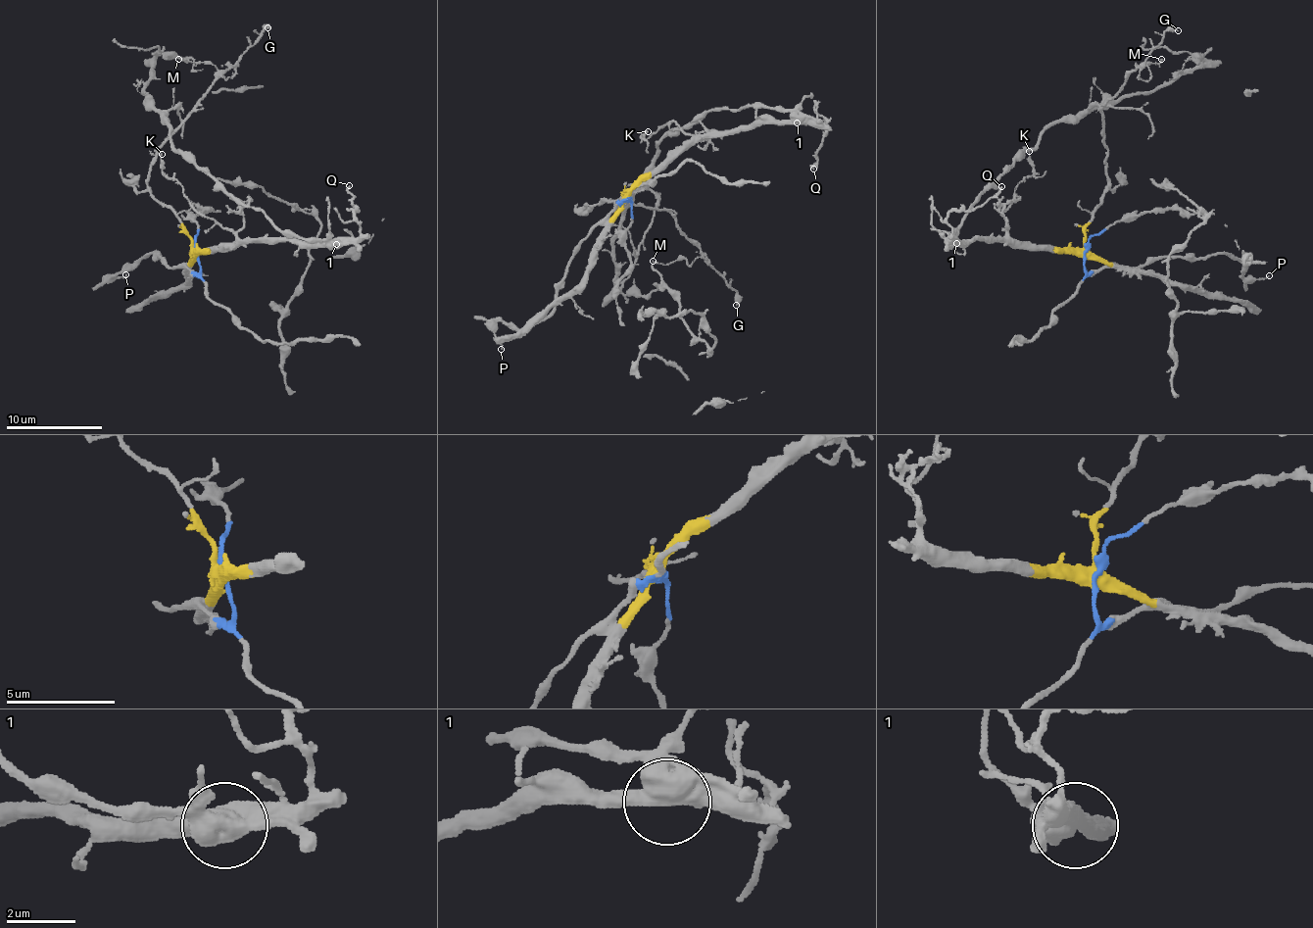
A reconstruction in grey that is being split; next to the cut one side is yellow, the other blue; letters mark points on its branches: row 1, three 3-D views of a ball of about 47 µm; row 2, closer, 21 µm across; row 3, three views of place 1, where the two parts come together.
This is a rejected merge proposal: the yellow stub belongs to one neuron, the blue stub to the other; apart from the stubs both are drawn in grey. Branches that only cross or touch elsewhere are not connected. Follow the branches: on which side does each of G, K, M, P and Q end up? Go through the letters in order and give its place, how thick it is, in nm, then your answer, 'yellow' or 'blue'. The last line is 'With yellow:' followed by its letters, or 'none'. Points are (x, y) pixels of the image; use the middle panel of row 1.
G: at (736, 305); 360 nm thick; yellow
K: at (648, 131); 130 nm thick; yellow
M: at (653, 261); 100 nm thick; yellow
P: at (501, 349); 110 nm thick; blue
Q: at (813, 169); 170 nm thick; yellow
With yellow: G, K, M, Q

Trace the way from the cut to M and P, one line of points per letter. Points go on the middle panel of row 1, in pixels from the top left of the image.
M: (626, 197), (601, 200), (664, 209), (705, 259), (688, 266), (684, 258), (664, 265), (652, 260)
P: (629, 197), (624, 202), (617, 202), (580, 245), (555, 307), (523, 328), (496, 323), (496, 338), (502, 348)

